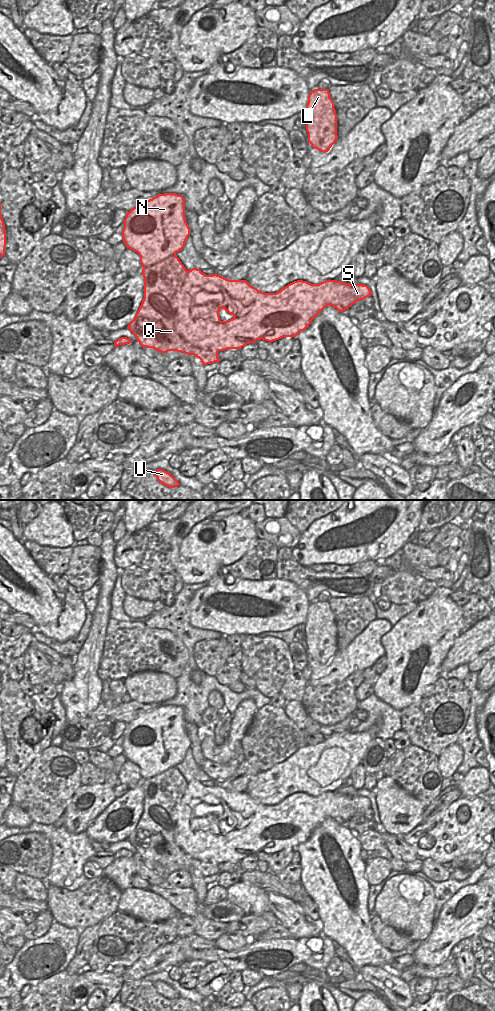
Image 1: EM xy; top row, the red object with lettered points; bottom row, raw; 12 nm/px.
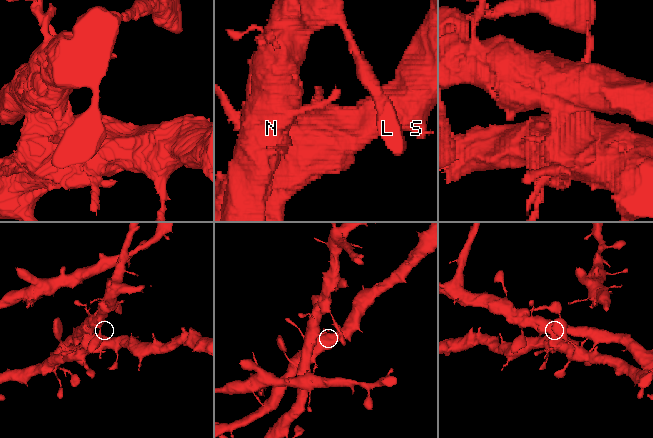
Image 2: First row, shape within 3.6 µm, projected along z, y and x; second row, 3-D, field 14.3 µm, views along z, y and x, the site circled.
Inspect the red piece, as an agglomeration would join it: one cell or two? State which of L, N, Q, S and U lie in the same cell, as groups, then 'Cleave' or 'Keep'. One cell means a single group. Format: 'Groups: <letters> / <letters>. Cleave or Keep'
Groups: L N / Q S U. Cleave.

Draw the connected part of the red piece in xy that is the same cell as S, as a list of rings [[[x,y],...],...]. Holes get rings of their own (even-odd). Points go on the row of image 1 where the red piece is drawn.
[[[176,255],[142,269],[144,277],[144,298],[128,329],[142,347],[158,352],[177,351],[194,355],[204,365],[220,362],[219,351],[241,349],[257,340],[273,342],[283,337],[296,337],[309,327],[312,320],[327,306],[331,305],[343,312],[359,300],[372,295],[370,288],[363,284],[348,284],[337,280],[325,280],[319,284],[294,281],[276,293],[265,293],[251,286],[246,280],[229,280],[220,275],[206,275],[200,269],[187,270]],[[223,308],[234,317],[221,321],[219,312]]]

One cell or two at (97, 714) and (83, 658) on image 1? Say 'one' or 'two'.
two

